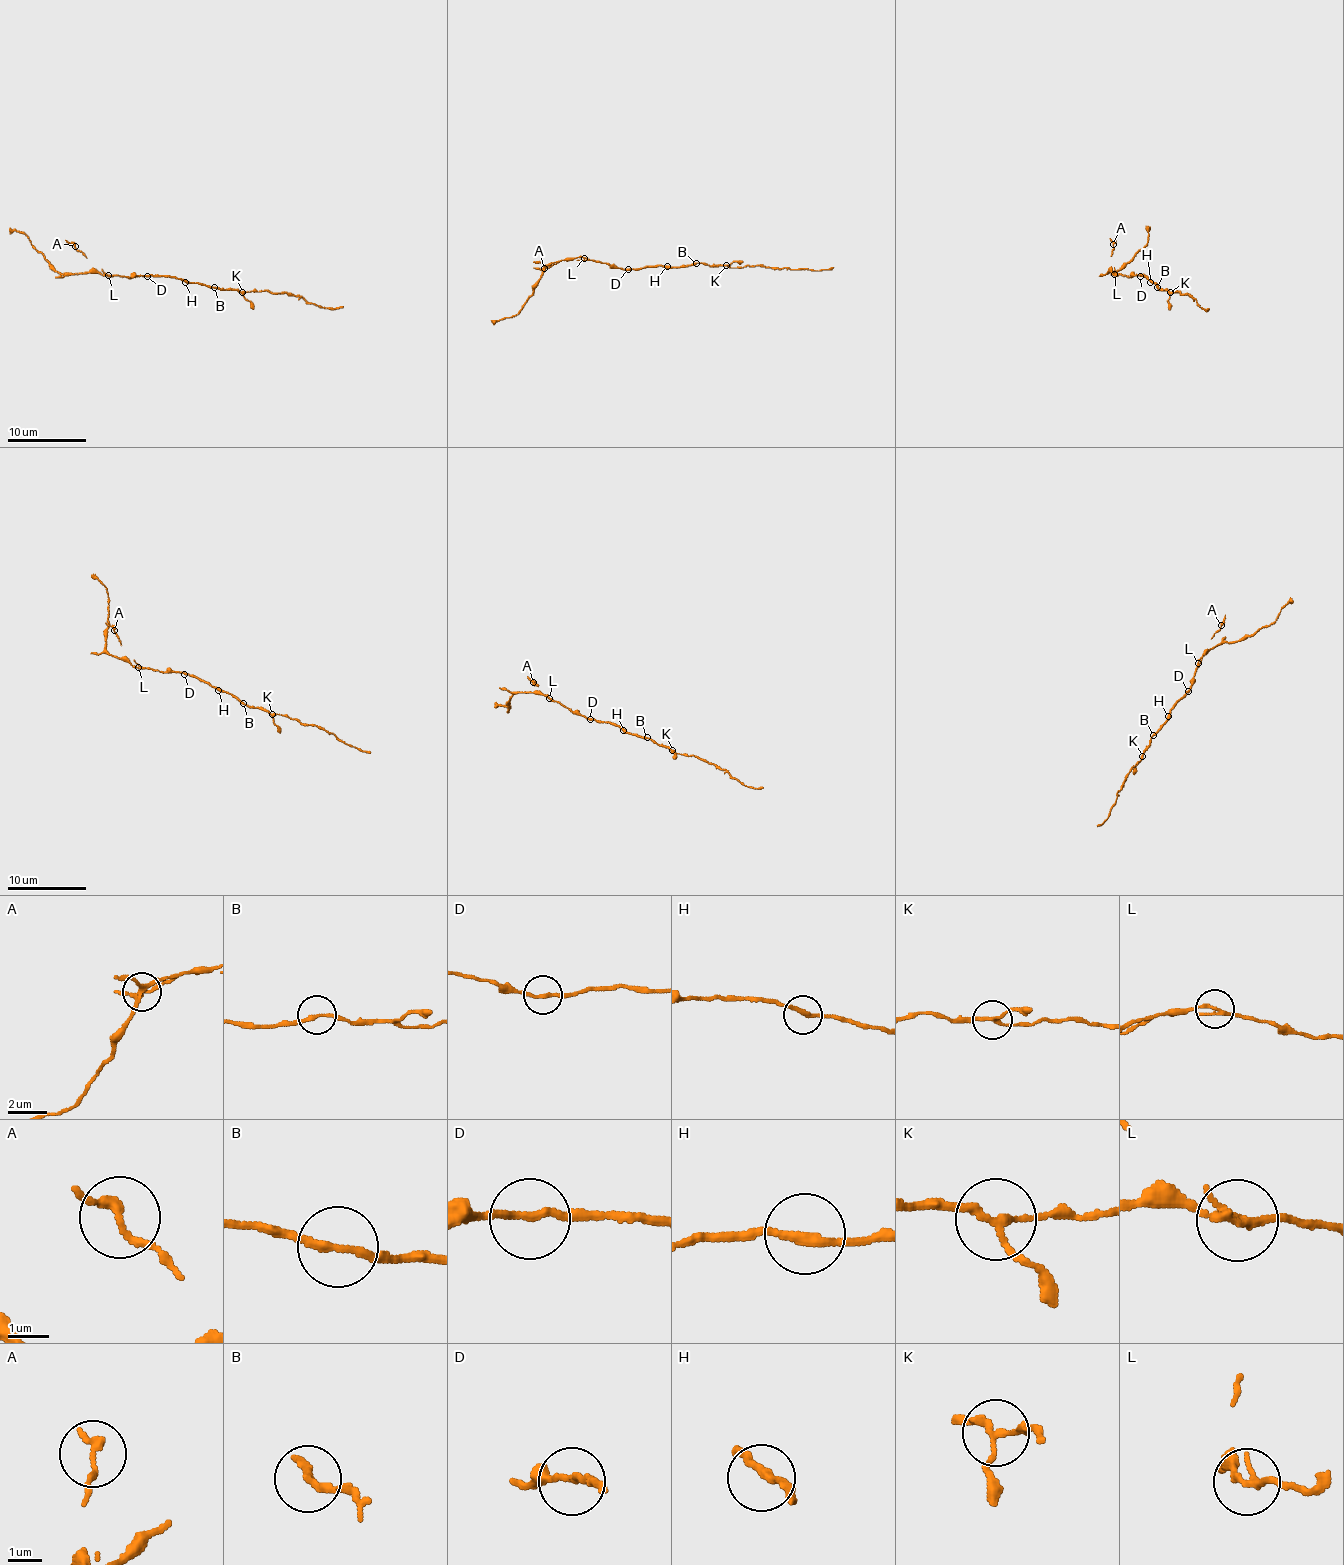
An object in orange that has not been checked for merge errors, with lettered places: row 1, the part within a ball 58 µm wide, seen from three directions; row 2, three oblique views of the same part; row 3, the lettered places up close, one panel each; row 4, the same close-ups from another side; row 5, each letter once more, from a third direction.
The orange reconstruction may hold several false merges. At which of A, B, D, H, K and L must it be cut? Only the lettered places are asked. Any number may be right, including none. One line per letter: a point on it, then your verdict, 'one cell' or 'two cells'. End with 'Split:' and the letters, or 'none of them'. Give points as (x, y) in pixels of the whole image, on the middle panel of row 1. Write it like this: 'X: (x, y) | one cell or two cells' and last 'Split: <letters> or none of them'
A: (544, 268) | one cell
B: (696, 263) | one cell
D: (628, 269) | one cell
H: (667, 266) | one cell
K: (726, 265) | two cells
L: (584, 258) | two cells
Split: K, L

